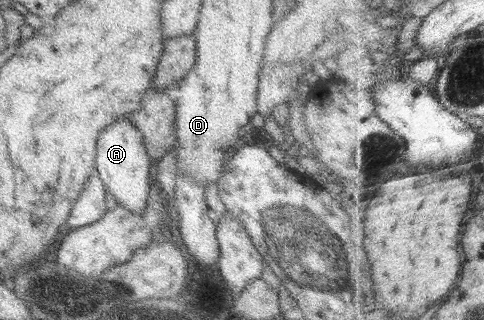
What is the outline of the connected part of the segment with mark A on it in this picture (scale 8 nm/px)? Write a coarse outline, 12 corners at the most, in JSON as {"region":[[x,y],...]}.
{"region":[[124,115],[99,132],[93,166],[105,192],[143,213],[150,158]]}

